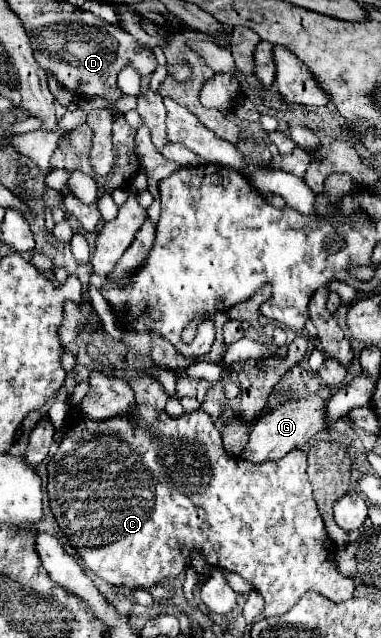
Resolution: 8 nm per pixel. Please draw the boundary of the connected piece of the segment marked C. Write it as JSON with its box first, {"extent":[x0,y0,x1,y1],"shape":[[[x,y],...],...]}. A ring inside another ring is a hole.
{"extent":[47,405,355,617],"shape":[[[137,405],[135,415],[113,417],[113,419],[101,421],[101,423],[89,423],[87,419],[81,423],[75,423],[73,429],[59,443],[59,449],[53,455],[53,459],[47,463],[47,471],[49,471],[47,495],[49,495],[51,511],[53,511],[59,527],[63,531],[67,531],[65,537],[69,539],[69,543],[77,551],[77,555],[83,559],[83,563],[97,577],[105,579],[111,585],[123,585],[127,589],[131,589],[131,587],[149,589],[153,585],[169,581],[173,577],[177,577],[183,571],[183,567],[189,565],[191,549],[199,549],[201,555],[207,559],[207,563],[221,567],[225,571],[239,573],[245,581],[249,581],[255,587],[255,591],[265,599],[263,617],[275,617],[275,615],[287,613],[301,599],[301,595],[305,591],[317,591],[323,597],[331,599],[333,603],[341,603],[341,601],[347,601],[353,597],[353,591],[355,591],[353,579],[343,577],[337,571],[337,565],[335,565],[337,545],[327,537],[323,519],[321,519],[317,503],[313,499],[311,483],[307,479],[307,453],[303,449],[293,449],[279,461],[265,461],[265,463],[255,465],[251,461],[245,461],[239,457],[229,457],[225,453],[225,449],[221,447],[221,433],[215,429],[215,425],[211,423],[211,417],[205,411],[197,409],[193,413],[183,413],[181,417],[171,419],[165,411],[155,411],[151,405],[147,405],[147,407]]]}

